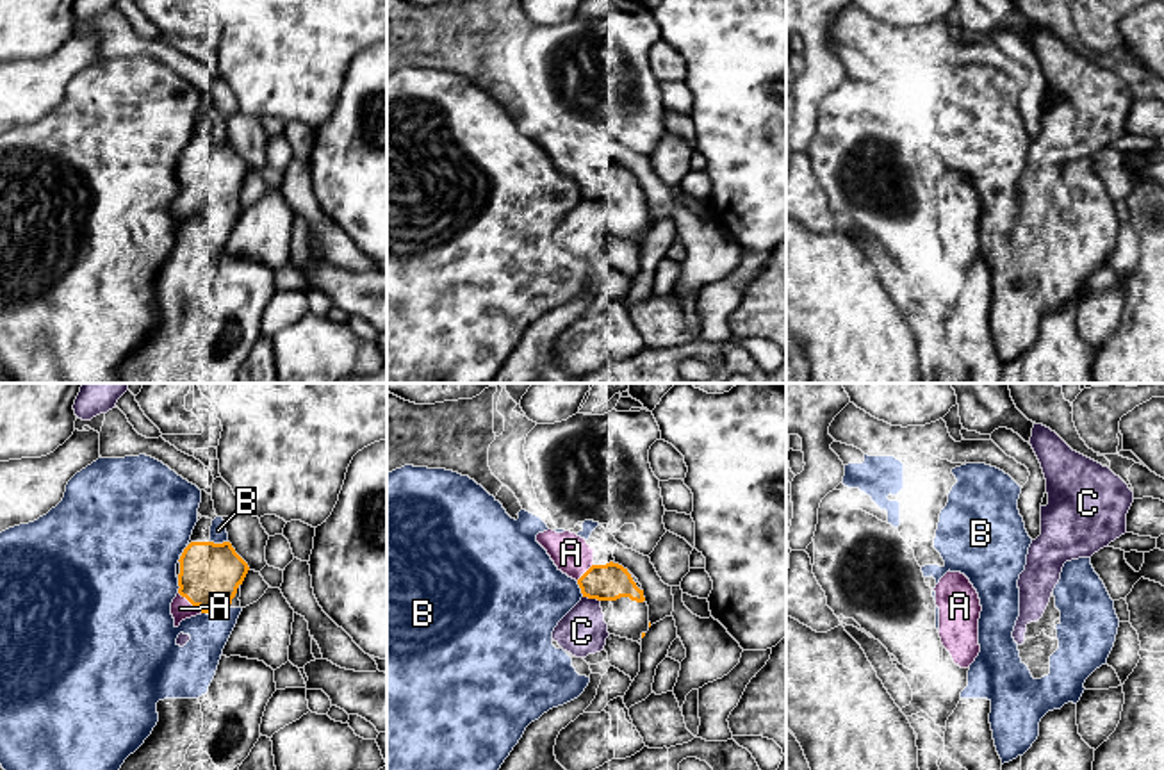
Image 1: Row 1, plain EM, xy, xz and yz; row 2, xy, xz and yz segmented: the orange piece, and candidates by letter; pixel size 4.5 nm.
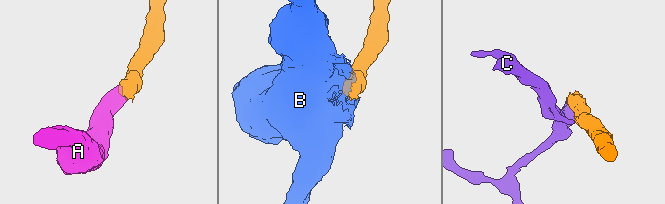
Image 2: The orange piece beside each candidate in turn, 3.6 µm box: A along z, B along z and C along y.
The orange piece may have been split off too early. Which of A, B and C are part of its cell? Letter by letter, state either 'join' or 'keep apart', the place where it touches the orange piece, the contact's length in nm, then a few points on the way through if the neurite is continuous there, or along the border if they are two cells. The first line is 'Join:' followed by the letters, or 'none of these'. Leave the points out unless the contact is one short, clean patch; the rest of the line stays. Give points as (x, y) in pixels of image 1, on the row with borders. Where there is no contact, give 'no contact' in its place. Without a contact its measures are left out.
Join: A
A: join | xy (191, 603) | 140 nm | across xy (211, 573), (191, 603), (180, 608)
B: keep apart | xy (220, 544) | 80 nm
C: keep apart | xz (592, 597) | 80 nm

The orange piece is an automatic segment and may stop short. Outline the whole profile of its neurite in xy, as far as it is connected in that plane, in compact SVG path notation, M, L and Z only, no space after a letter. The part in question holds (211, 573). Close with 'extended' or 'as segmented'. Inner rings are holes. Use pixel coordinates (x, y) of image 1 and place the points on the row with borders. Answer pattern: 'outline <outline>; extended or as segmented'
outline M191 542L178 561L180 588L171 602L175 627L217 606L230 606L250 570L230 542Z; extended

